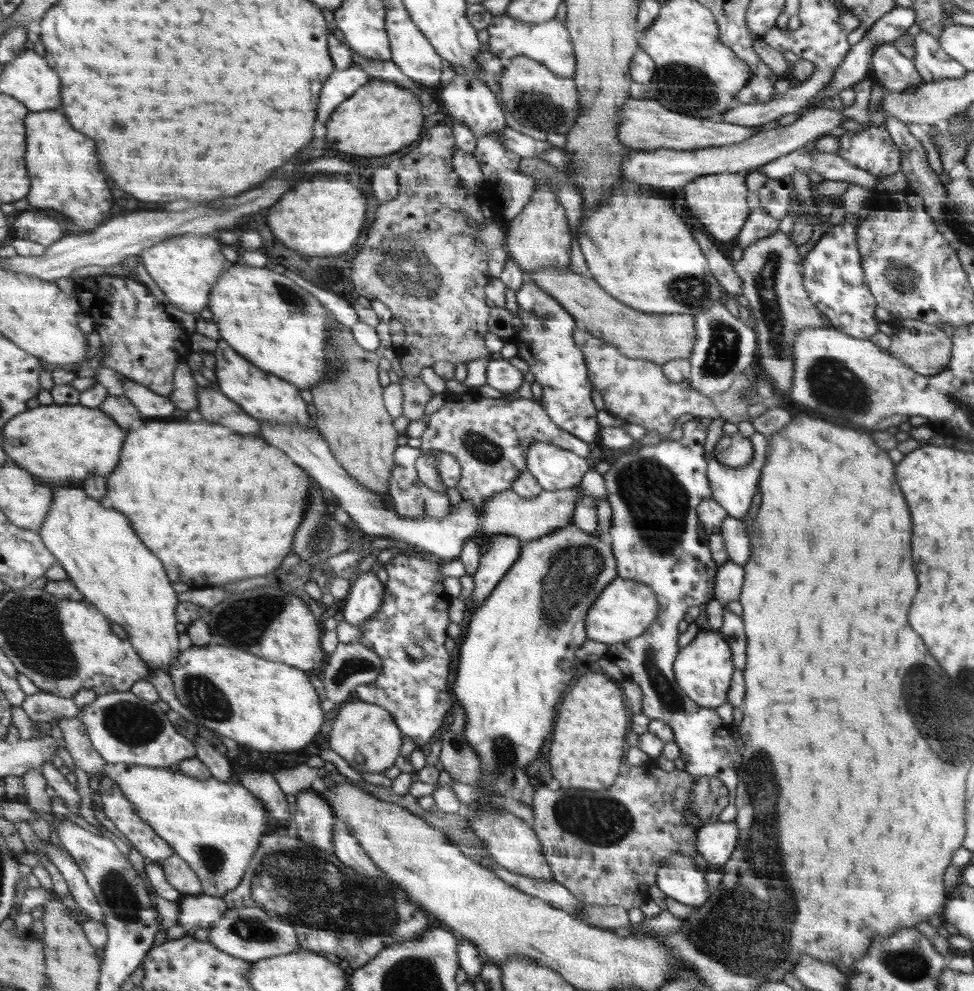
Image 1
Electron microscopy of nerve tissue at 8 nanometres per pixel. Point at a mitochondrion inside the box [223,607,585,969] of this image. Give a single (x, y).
(308, 888)

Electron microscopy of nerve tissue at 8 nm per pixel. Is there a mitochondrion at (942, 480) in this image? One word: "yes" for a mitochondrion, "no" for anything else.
no

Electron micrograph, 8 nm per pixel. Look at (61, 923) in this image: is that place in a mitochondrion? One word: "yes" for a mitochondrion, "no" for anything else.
no

